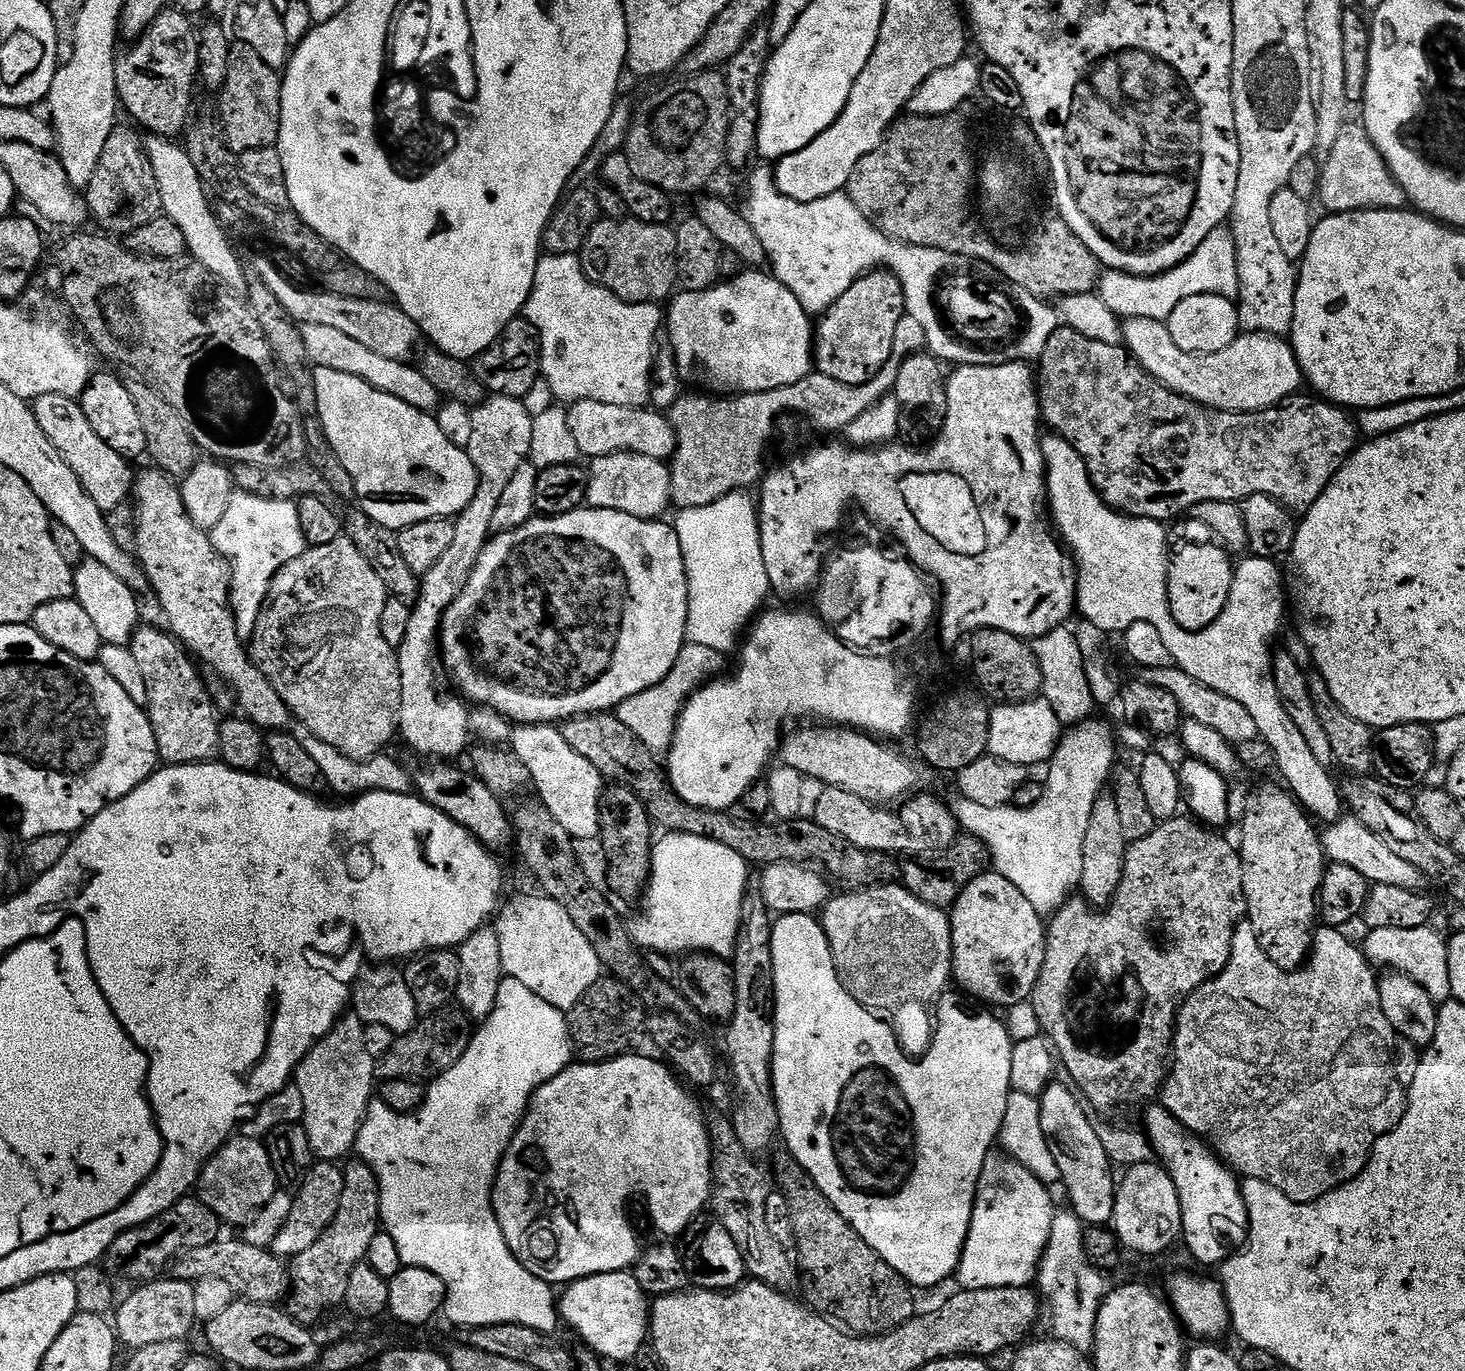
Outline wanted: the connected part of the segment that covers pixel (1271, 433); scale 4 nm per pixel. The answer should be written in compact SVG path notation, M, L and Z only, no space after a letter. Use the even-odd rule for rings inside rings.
M1058 326L1054 334L1050 334L1050 342L1046 342L1046 350L1042 350L1038 361L1038 395L1040 397L1040 414L1045 425L1048 424L1053 433L1061 436L1086 462L1088 476L1096 487L1096 493L1104 499L1105 504L1124 513L1125 516L1137 516L1147 520L1169 522L1175 516L1180 516L1184 511L1196 509L1202 502L1214 502L1215 500L1230 500L1239 502L1247 496L1254 494L1266 494L1284 505L1293 514L1308 512L1318 502L1318 498L1330 486L1334 474L1348 461L1349 456L1356 451L1356 424L1351 420L1349 413L1339 404L1329 404L1323 398L1315 395L1297 394L1272 408L1261 412L1223 412L1217 408L1205 408L1203 404L1194 402L1174 390L1170 390L1165 384L1155 378L1134 359L1128 355L1128 349L1120 344L1107 344L1086 338L1086 334L1078 334L1078 330L1067 326Z

